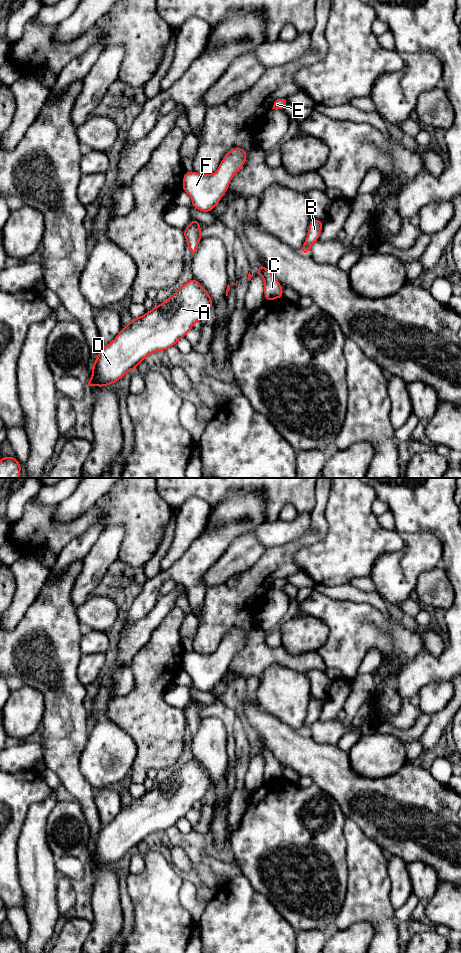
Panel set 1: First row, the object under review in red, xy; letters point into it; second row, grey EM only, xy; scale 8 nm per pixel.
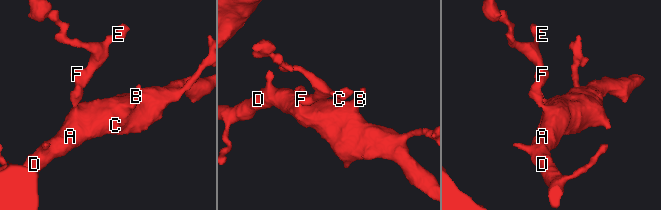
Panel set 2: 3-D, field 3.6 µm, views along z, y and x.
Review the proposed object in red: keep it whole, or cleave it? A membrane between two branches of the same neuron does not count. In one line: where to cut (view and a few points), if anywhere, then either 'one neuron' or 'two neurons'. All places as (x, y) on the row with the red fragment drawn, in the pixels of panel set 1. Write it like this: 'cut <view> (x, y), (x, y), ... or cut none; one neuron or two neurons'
cut none; one neuron

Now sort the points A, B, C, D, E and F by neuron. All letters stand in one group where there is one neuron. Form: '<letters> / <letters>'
A B C D E F

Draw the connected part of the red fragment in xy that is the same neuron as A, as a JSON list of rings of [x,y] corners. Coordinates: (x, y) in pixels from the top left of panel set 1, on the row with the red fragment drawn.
[[[193,277],[185,282],[170,298],[155,305],[143,316],[133,318],[109,344],[102,346],[92,366],[91,380],[85,382],[86,388],[109,386],[119,381],[127,372],[134,371],[144,359],[155,352],[173,347],[192,330],[193,325],[207,314],[214,304],[210,294]]]

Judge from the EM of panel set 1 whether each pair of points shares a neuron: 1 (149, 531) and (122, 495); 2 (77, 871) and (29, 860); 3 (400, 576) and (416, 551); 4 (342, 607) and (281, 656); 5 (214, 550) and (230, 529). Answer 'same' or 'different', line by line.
1: same
2: different
3: same
4: different
5: same

